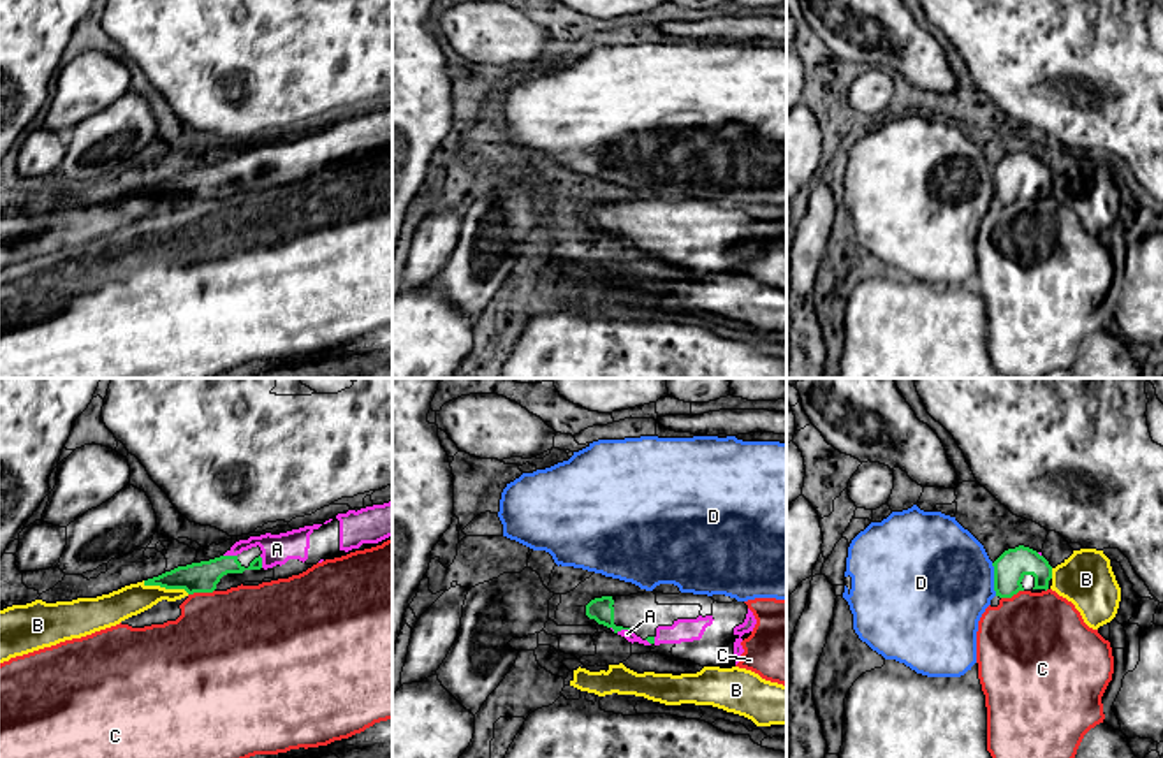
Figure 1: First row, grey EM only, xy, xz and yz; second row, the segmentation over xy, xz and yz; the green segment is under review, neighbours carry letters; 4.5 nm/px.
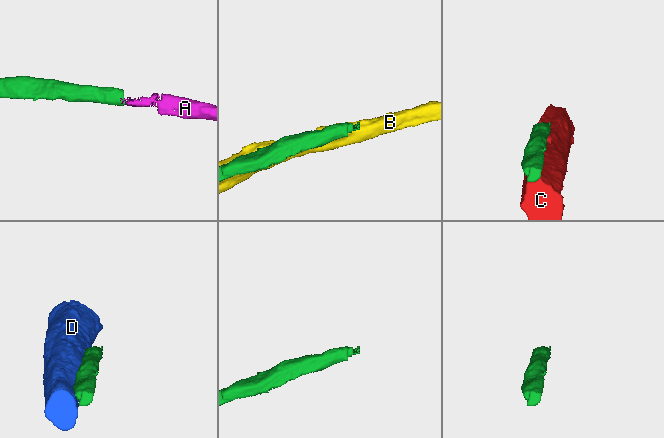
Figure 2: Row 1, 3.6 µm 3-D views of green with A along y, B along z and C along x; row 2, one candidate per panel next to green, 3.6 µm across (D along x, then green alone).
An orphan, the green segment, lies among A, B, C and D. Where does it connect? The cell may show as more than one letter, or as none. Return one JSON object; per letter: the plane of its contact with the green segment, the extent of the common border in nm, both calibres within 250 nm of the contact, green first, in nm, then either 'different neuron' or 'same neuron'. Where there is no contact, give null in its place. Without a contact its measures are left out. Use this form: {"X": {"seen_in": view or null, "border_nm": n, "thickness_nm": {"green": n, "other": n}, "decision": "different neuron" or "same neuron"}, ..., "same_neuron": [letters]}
{"A": {"seen_in": "xz", "border_nm": 90, "thickness_nm": {"green": 110, "other": 50}, "decision": "same neuron"}, "B": {"seen_in": "xy", "border_nm": 220, "thickness_nm": {"green": 140, "other": 140}, "decision": "different neuron"}, "C": {"seen_in": "xy", "border_nm": 120, "thickness_nm": {"green": 140, "other": 460}, "decision": "different neuron"}, "D": {"seen_in": "yz", "border_nm": 150, "thickness_nm": {"green": 150, "other": 480}, "decision": "different neuron"}, "same_neuron": ["A"]}

